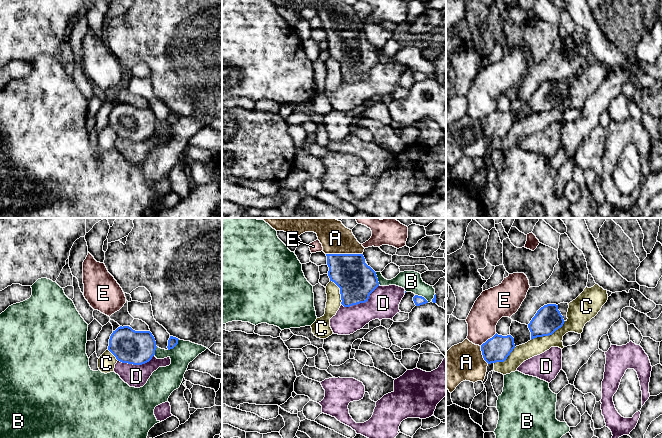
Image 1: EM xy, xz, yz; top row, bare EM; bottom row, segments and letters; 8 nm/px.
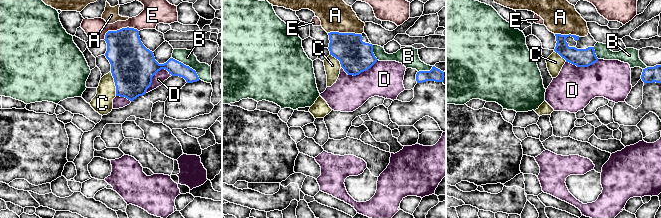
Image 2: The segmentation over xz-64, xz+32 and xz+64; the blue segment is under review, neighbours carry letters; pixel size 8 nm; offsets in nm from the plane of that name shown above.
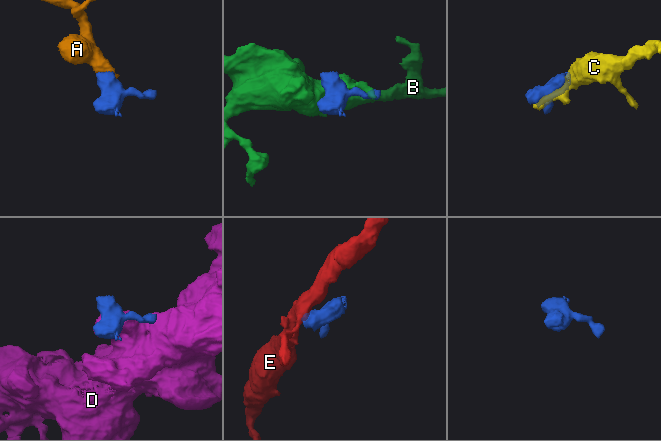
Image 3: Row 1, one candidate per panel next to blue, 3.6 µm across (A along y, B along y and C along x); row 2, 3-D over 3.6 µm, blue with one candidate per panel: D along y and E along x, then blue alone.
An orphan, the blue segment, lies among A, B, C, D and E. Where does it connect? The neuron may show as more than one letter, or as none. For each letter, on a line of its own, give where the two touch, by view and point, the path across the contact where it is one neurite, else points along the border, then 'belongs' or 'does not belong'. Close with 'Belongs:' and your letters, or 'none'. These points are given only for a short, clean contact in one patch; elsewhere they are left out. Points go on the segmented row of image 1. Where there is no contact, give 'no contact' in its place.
A: xz (344, 254) | across xz (356, 280), (347, 269), (344, 254), (335, 238) | belongs
B: xy (174, 346) | does not belong
C: yz (548, 335) | does not belong
D: xz (361, 302) | does not belong
E: yz (488, 339) | along yz (496, 333), (480, 345) | does not belong
Belongs: A

